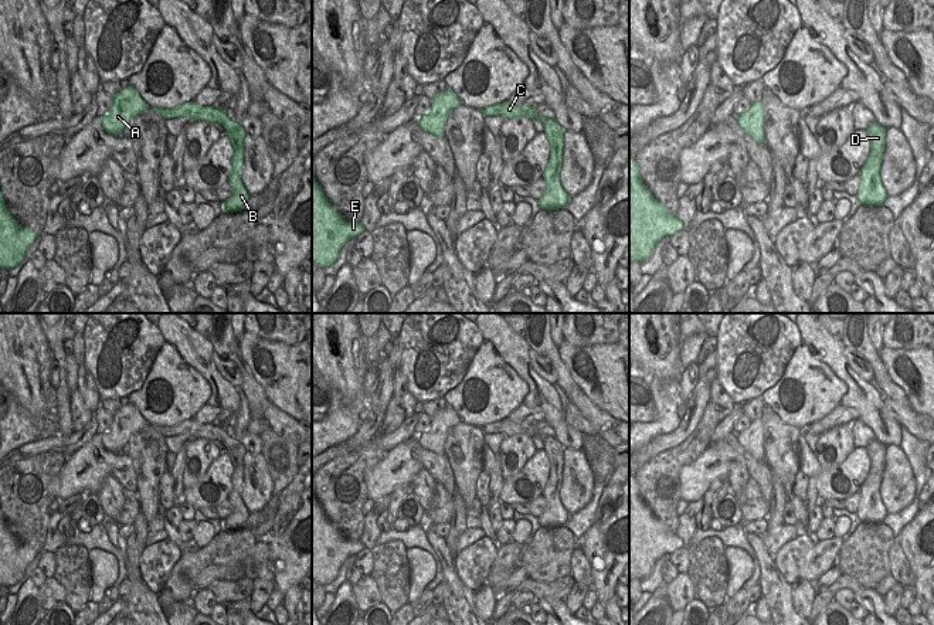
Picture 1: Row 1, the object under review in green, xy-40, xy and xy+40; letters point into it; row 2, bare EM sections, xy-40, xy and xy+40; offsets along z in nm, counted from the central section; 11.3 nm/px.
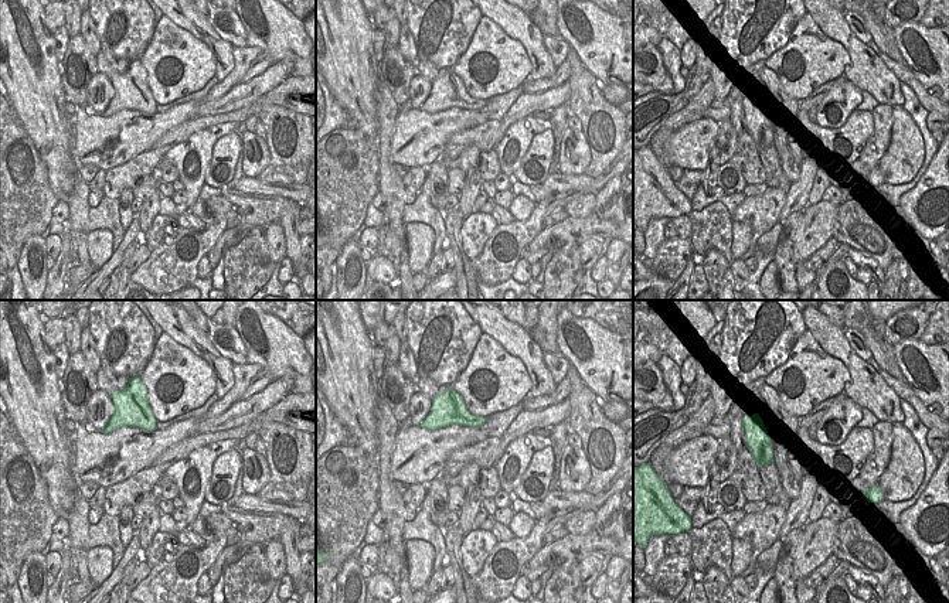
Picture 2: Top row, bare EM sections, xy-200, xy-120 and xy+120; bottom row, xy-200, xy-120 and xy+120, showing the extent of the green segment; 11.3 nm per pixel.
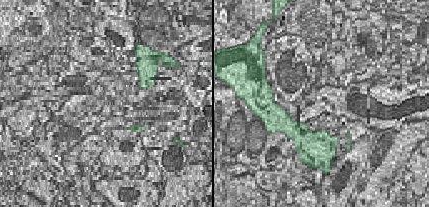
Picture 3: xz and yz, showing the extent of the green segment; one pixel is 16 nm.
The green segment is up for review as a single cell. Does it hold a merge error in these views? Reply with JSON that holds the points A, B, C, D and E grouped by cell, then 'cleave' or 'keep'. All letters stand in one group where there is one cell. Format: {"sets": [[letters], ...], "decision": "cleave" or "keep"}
{"sets": [["A", "B", "C", "D", "E"]], "decision": "keep"}

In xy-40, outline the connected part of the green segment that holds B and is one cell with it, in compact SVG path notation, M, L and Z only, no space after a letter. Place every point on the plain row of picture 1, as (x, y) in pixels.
M186 420L171 427L153 425L153 428L166 437L186 434L191 438L206 438L208 441L220 441L230 455L232 463L231 490L228 500L234 506L234 512L223 520L223 529L242 529L249 512L245 507L241 492L244 485L244 455L245 446L242 442L227 434L221 424L200 424L194 420Z

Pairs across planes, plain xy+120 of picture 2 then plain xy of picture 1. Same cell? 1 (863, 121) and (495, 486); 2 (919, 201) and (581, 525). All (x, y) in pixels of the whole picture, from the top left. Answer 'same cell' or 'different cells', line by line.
1: different cells
2: different cells

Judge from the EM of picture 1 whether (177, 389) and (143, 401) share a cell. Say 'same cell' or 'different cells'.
same cell

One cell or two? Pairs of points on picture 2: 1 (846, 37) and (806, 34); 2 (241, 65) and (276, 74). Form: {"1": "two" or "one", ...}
{"1": "two", "2": "two"}

